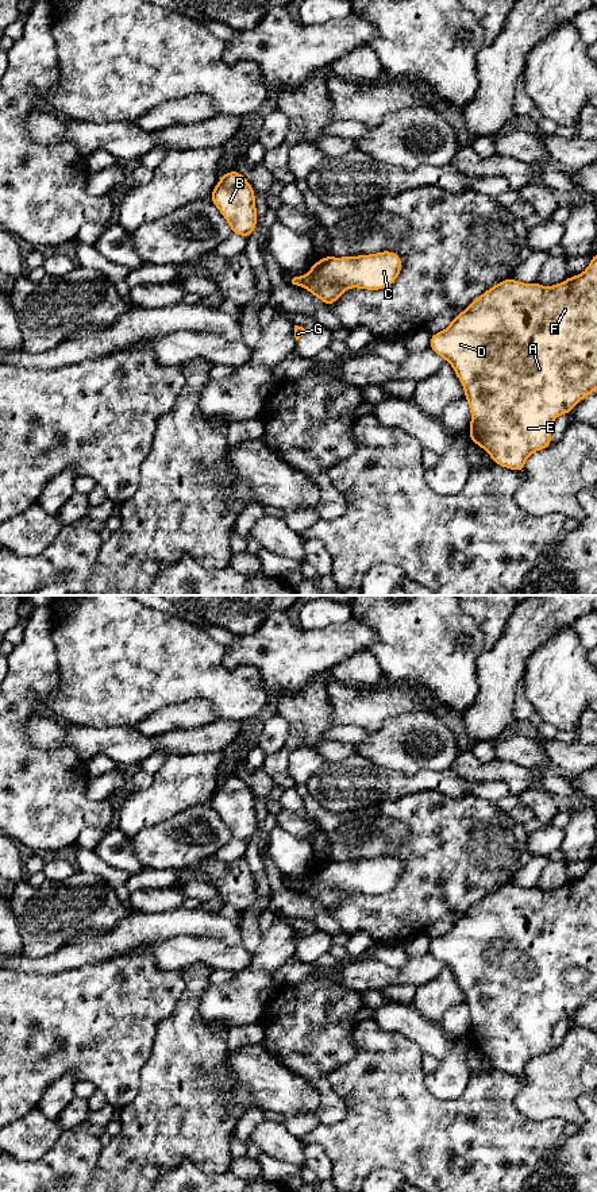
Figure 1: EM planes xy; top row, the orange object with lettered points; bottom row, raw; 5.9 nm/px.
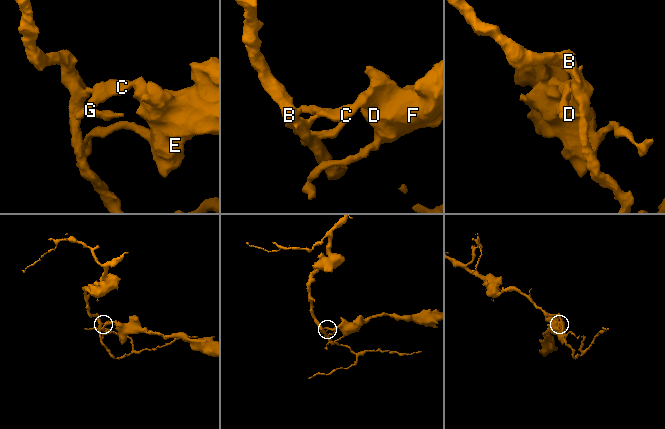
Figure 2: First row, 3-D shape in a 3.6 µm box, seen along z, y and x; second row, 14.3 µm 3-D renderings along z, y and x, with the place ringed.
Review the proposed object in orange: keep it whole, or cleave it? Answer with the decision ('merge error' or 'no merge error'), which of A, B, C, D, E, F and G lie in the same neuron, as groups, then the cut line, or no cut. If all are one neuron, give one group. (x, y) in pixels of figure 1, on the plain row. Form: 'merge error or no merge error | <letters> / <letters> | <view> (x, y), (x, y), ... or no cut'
merge error | A C D E F G / B | xy (305, 882), (301, 890)

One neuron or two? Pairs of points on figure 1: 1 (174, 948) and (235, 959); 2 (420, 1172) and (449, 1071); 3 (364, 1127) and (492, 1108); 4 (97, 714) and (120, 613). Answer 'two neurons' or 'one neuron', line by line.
1: one neuron
2: one neuron
3: one neuron
4: one neuron

